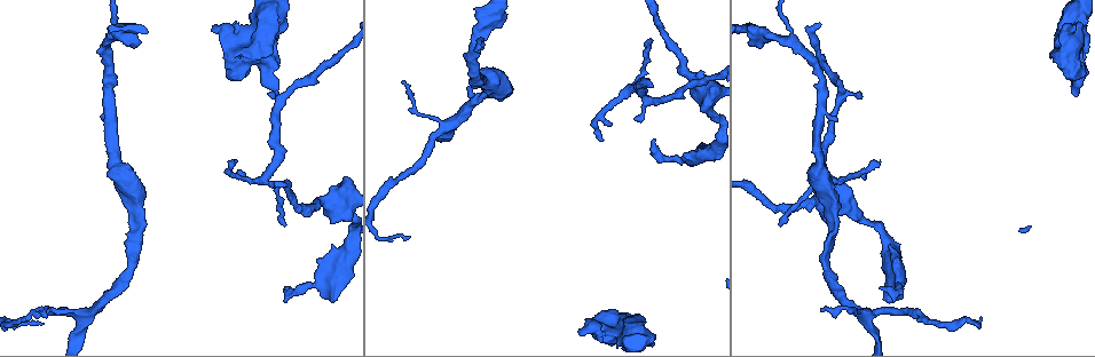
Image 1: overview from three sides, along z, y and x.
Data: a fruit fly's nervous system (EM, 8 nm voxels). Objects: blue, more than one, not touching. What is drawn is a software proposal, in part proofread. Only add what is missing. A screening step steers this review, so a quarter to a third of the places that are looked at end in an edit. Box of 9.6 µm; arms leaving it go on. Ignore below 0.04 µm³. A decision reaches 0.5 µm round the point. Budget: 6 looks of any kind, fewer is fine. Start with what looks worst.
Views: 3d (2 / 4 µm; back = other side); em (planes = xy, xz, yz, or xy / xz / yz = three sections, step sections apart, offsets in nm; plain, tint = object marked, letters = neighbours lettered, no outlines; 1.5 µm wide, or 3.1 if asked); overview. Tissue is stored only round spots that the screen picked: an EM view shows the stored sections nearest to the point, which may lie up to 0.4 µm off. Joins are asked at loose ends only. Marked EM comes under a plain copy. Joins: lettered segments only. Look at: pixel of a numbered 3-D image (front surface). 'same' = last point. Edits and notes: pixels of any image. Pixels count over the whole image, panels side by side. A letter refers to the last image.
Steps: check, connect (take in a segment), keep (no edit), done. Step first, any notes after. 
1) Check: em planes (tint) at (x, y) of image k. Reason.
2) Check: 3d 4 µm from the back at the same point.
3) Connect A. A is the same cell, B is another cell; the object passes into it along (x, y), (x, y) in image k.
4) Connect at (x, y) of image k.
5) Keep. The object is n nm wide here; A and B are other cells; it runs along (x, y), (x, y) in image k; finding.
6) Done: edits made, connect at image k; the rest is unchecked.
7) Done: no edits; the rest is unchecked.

Check: 3d 2 µm from the back at (653, 141) of image 1. An open end.

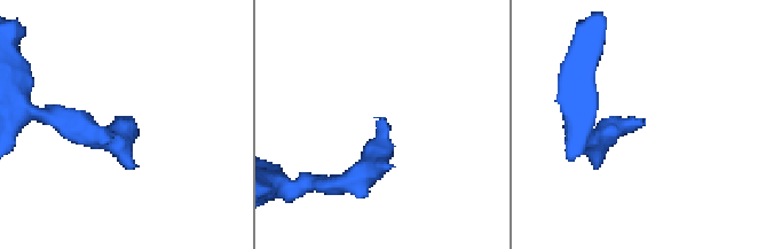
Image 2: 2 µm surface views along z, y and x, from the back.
Check: em yz step 4 (letters) at (384, 118) of image 2. Shape alone is not enough.

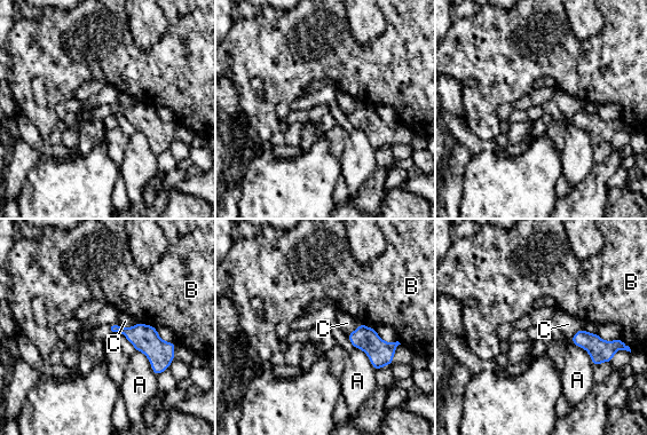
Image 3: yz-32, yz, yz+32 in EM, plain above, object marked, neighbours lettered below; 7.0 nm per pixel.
Keep. The longest contact is with A, 240 nm; A, B and C are other cells; a border runs along (136, 323), (132, 326), (117, 324) in image 3; no lettered segment goes on from it.

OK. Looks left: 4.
Check: em planes (letters) at (607, 311) of image 1. Stops while still wide.

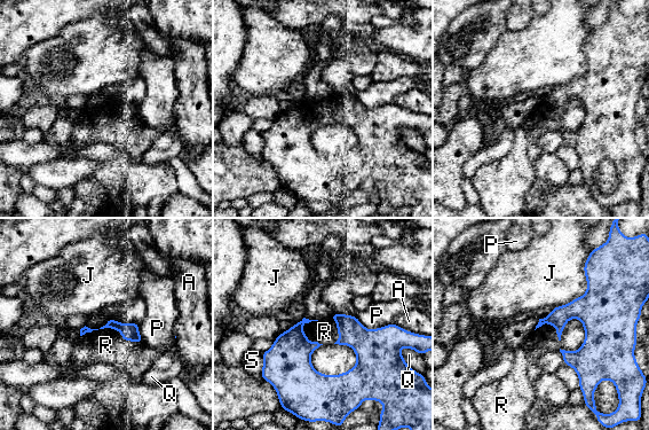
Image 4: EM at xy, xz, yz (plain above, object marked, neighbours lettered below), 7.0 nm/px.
Connect R. R is the same cell, A, J, P, Q and S are other cells; the neuron continues.

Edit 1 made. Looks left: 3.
Check: em xy step 4 (letters) at (612, 125) of image 1.

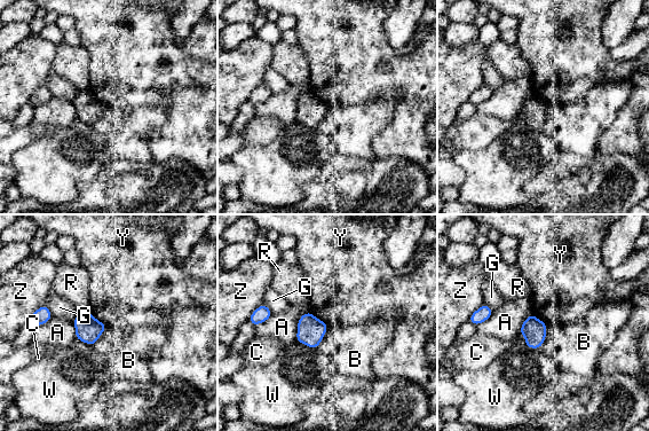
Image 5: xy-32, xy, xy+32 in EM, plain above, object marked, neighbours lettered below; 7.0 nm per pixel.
Check: em planes (letters) at the same point. Another direction.

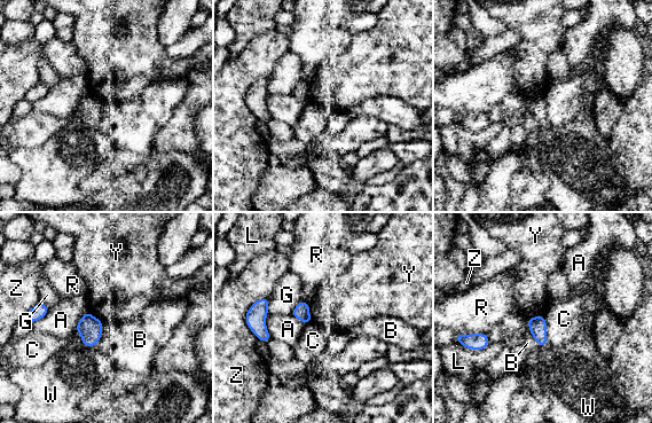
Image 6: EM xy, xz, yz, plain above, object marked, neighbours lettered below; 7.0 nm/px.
Keep. A, B, C, G, L, R, W, Y and Z are other cells; a border runs along (103, 331), (95, 345) in image 6; none of them fits.

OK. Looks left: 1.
Done: edits made, connect at image 4; the rest is unchecked.

